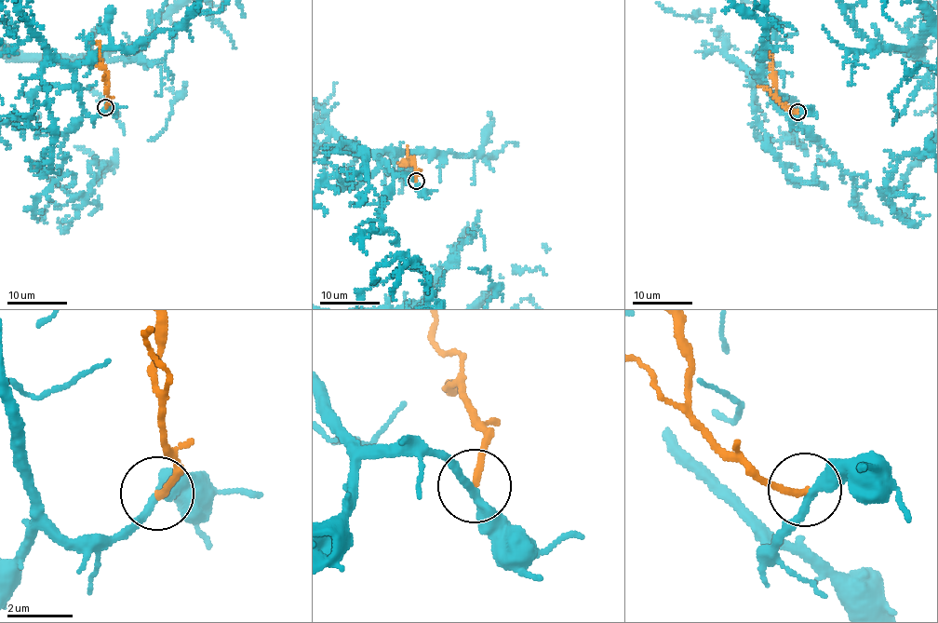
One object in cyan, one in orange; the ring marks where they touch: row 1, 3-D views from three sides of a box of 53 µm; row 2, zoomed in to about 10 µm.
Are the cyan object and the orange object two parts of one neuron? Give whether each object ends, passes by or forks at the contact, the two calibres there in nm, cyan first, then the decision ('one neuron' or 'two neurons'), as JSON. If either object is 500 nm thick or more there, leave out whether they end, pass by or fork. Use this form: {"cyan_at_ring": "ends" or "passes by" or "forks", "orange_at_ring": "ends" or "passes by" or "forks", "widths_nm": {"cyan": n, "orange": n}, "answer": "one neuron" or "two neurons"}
{"cyan_at_ring": "passes by", "orange_at_ring": "ends", "widths_nm": {"cyan": 300, "orange": 200}, "answer": "two neurons"}

